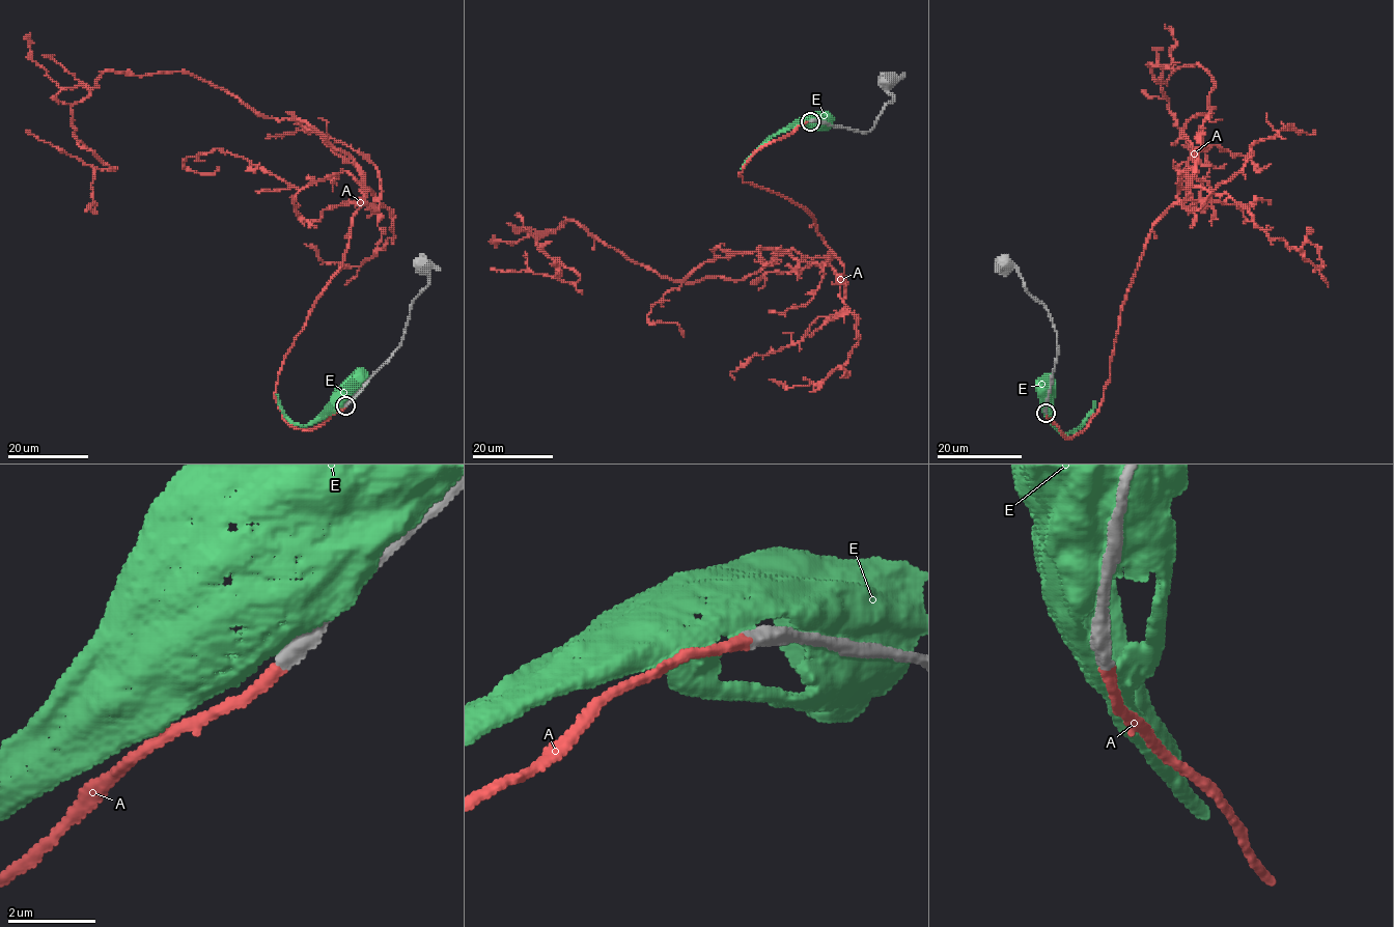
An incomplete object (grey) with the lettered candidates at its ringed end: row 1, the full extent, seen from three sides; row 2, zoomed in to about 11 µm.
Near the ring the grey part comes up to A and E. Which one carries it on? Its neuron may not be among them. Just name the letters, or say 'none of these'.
A

